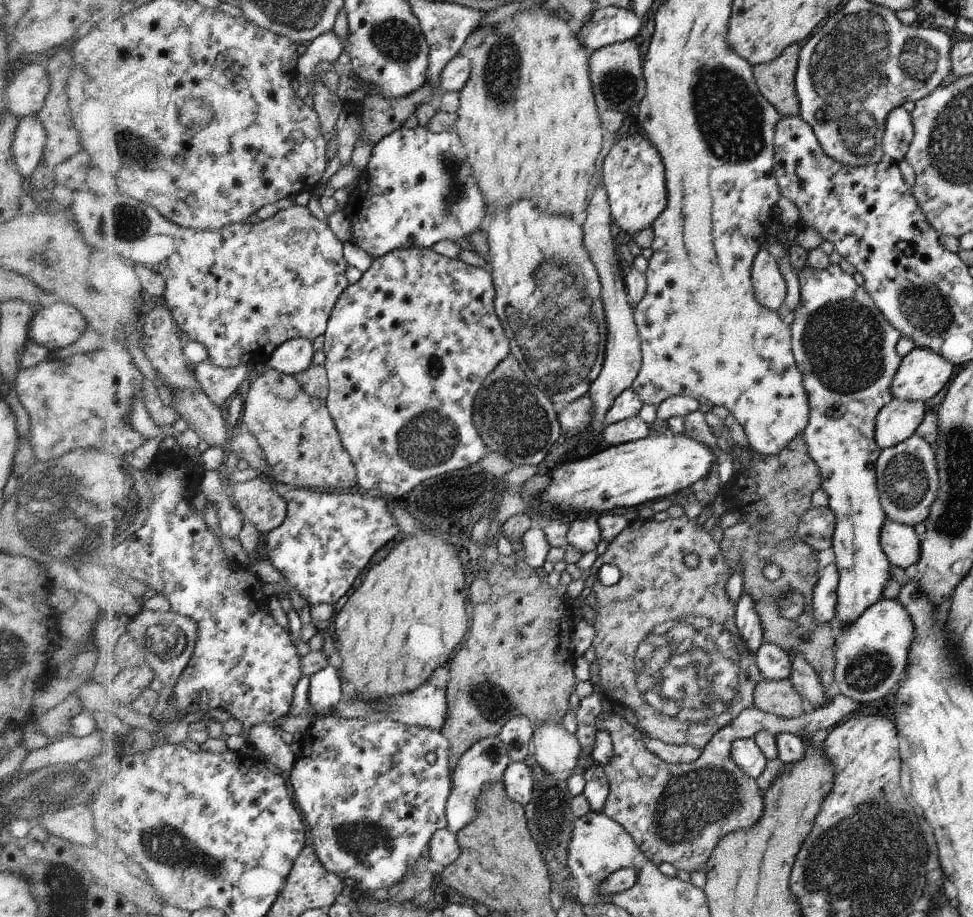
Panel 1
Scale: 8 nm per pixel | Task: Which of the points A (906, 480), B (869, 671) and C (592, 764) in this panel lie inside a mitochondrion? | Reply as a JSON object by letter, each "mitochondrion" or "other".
{"A":"mitochondrion","B":"mitochondrion","C":"other"}

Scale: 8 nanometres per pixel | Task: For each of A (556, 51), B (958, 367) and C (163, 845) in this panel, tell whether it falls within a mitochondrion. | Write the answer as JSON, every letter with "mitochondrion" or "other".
{"A":"other","B":"other","C":"mitochondrion"}

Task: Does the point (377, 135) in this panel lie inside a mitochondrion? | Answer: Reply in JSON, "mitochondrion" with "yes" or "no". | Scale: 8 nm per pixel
{"mitochondrion":"no"}

